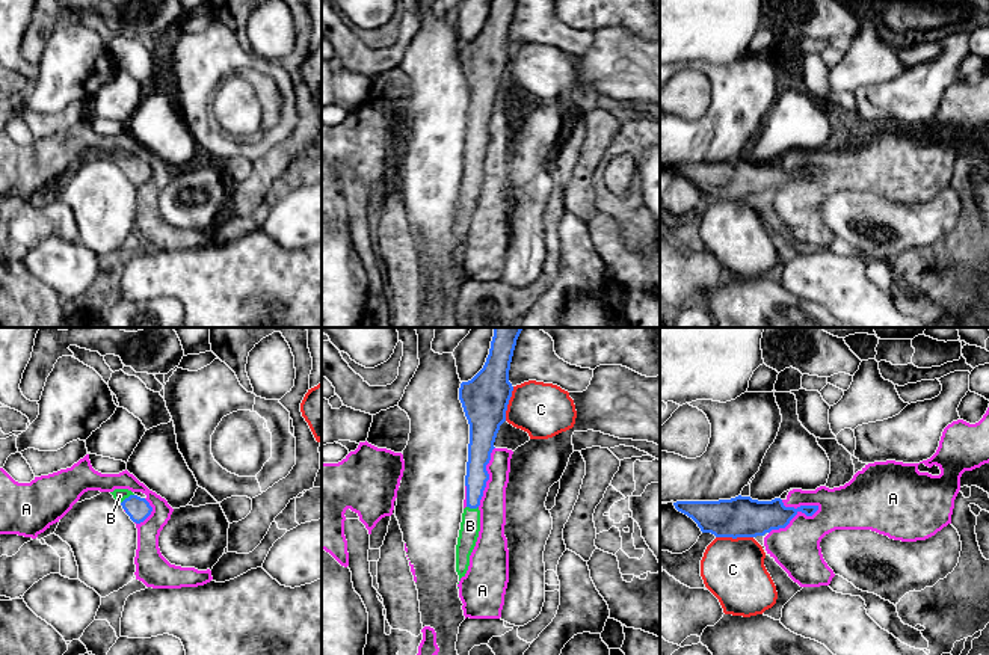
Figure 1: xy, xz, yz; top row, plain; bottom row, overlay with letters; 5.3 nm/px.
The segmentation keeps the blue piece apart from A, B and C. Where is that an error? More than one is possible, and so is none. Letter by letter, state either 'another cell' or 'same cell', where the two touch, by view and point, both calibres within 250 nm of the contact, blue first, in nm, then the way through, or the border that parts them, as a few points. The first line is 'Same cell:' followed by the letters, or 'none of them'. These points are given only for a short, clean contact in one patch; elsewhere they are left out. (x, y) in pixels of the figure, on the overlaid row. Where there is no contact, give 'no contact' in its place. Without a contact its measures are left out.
Same cell: B
A: another cell; meets blue in yz at (794, 515); 200 nm thick on the blue side, 260 nm on the other; border along yz (819, 506), (811, 515), (799, 512), (784, 527), (769, 533)
B: same cell; meets blue in xy at (129, 497); 120 nm thick on the blue side, 70 nm on the other; runs through xy (138, 509), (129, 497), (120, 495)
C: another cell; meets blue in yz at (734, 538); 220 nm thick on the blue side, 340 nm on the other; border along yz (716, 536), (752, 538)

